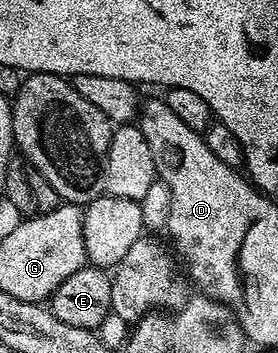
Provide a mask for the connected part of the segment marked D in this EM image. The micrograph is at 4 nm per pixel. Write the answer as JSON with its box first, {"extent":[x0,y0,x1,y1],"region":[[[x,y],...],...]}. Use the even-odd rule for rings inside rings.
{"extent":[139,97,262,308],"region":[[[164,97],[149,98],[146,102],[144,99],[140,103],[139,125],[147,140],[147,148],[151,148],[159,178],[170,186],[171,204],[167,233],[169,232],[169,238],[173,241],[172,249],[176,257],[183,266],[185,261],[184,269],[200,293],[213,298],[216,303],[237,308],[237,274],[233,274],[233,250],[237,250],[237,242],[241,242],[241,222],[257,218],[257,196],[262,191],[258,190],[240,169],[221,163],[211,153],[211,148],[207,148],[204,137],[198,131],[187,128],[187,124],[183,124],[183,120],[179,120],[179,116],[175,116],[175,112],[167,108]]]}

